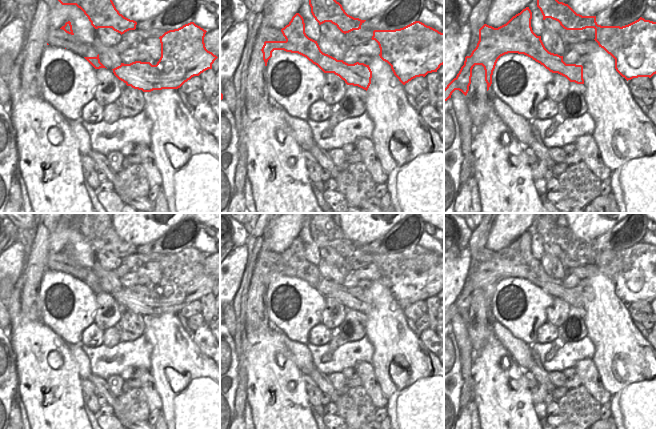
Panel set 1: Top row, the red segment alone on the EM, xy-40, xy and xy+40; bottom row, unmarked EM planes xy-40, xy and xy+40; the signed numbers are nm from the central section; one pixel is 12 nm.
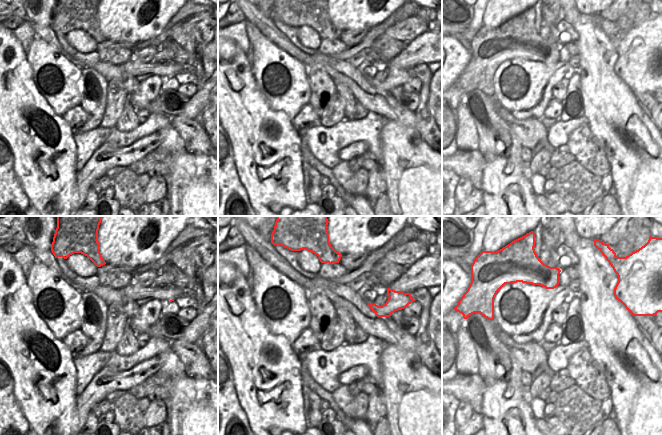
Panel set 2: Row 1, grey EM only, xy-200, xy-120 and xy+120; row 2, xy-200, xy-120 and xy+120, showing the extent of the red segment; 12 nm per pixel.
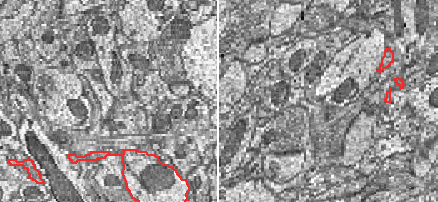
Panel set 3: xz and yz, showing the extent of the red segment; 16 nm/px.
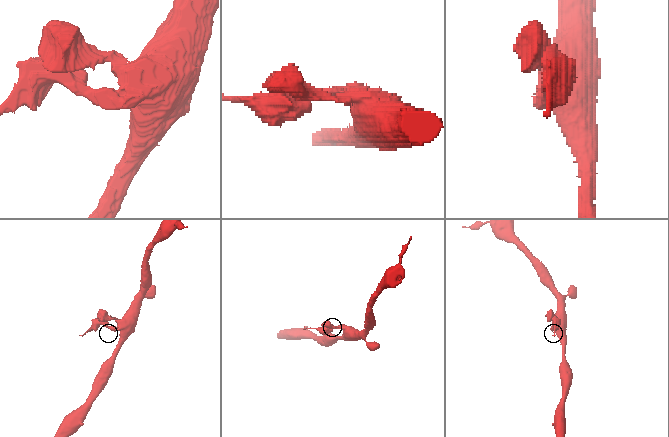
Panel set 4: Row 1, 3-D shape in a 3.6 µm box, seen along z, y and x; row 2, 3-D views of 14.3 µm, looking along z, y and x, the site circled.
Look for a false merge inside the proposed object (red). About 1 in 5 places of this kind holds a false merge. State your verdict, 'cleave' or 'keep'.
cleave

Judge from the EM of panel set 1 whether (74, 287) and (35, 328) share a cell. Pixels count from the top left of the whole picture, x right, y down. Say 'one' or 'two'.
two

